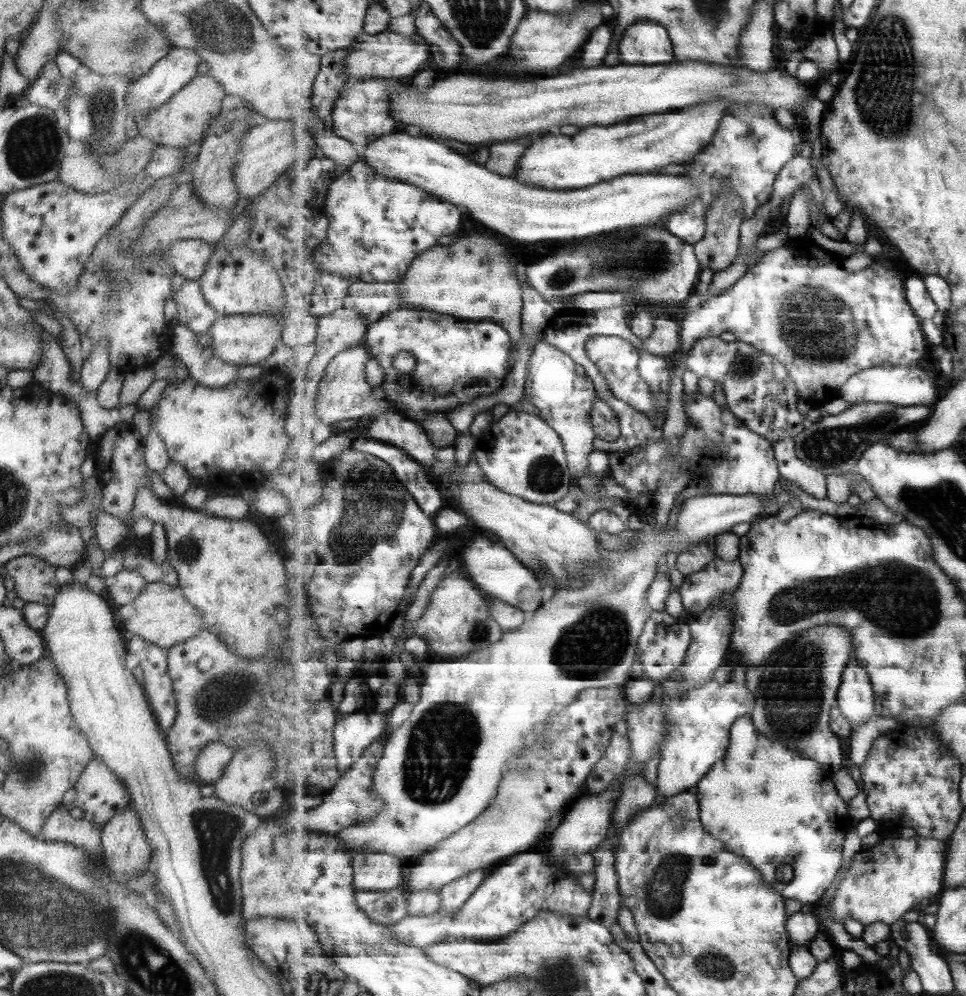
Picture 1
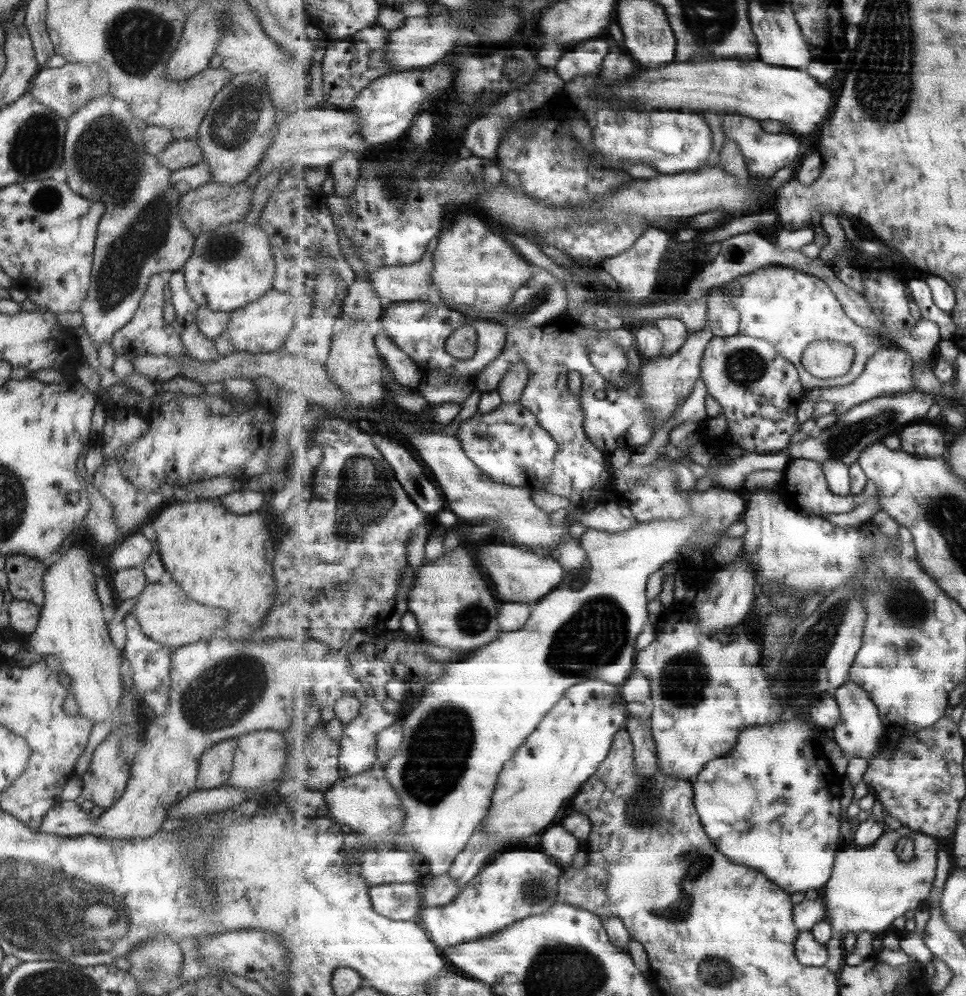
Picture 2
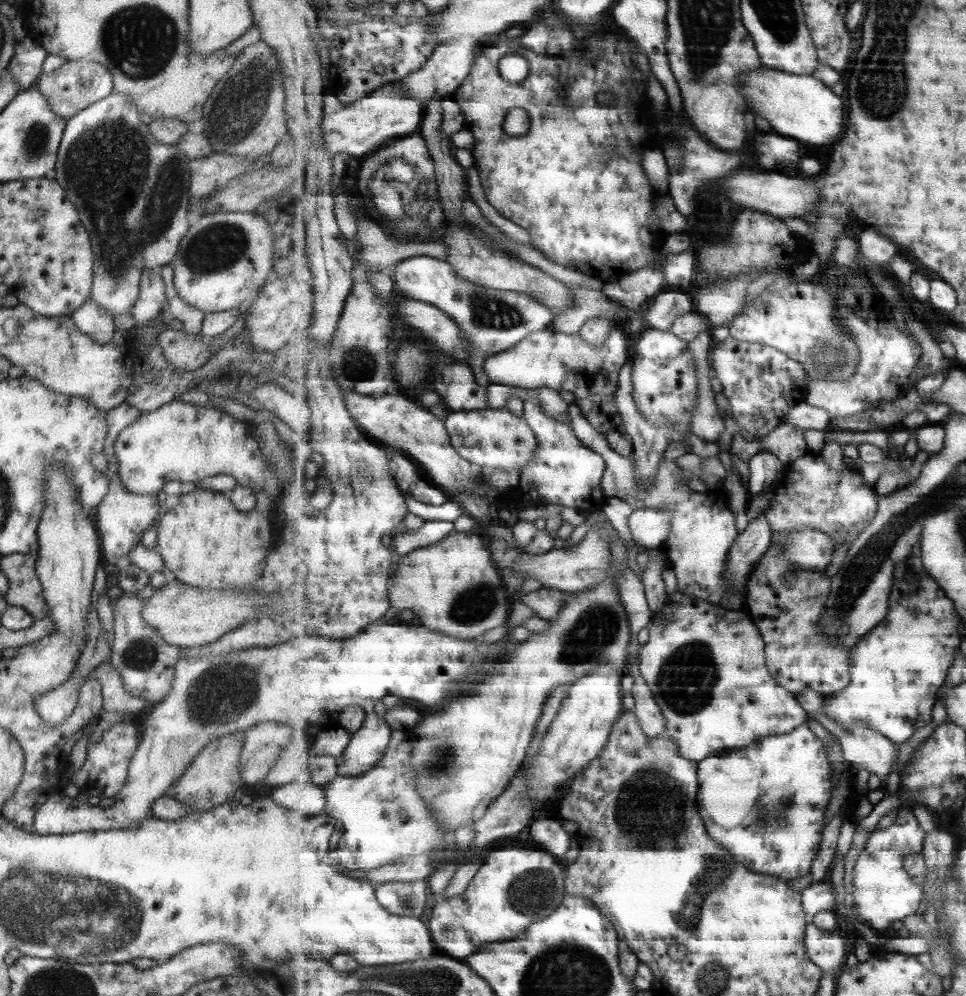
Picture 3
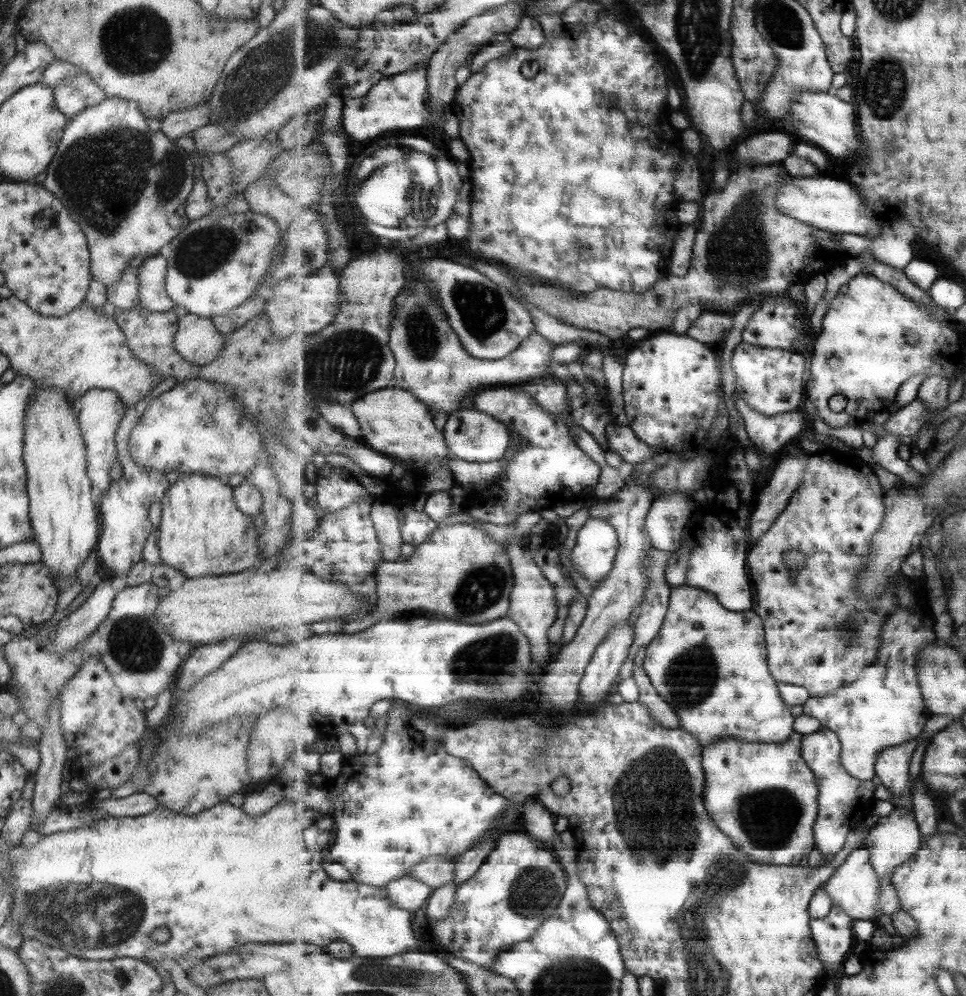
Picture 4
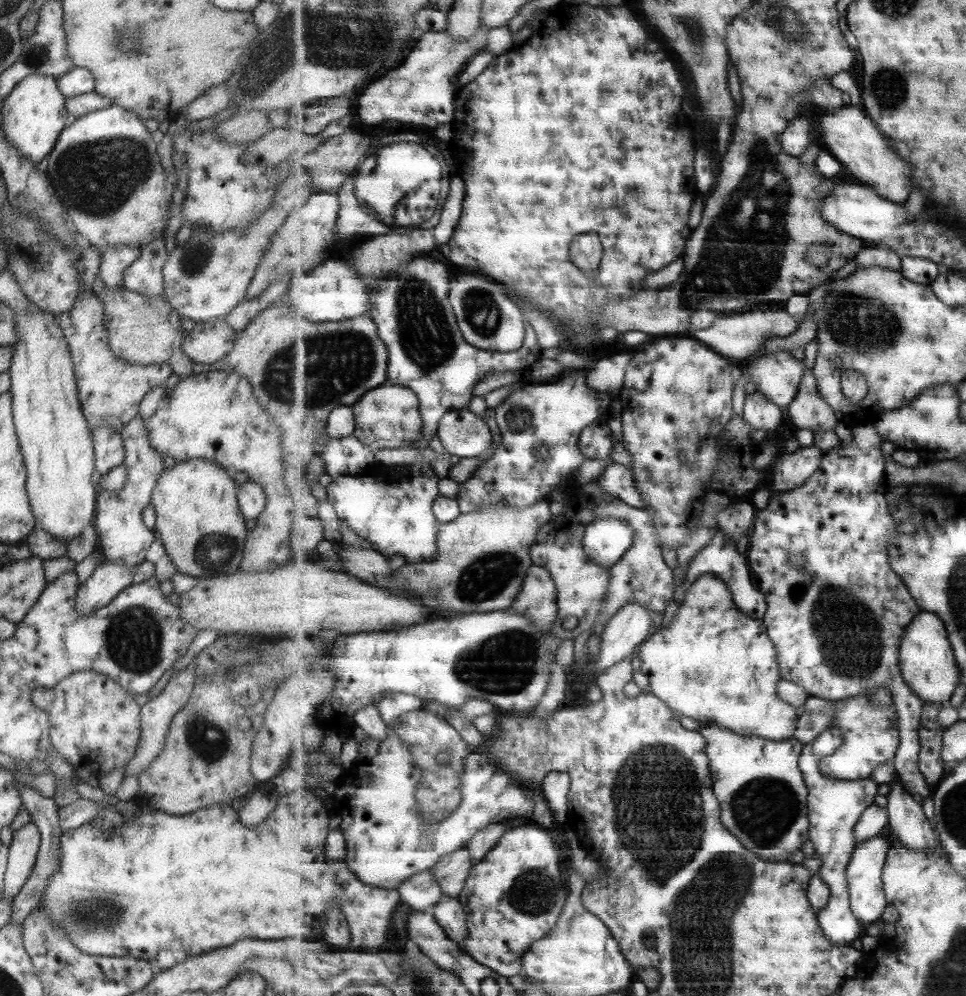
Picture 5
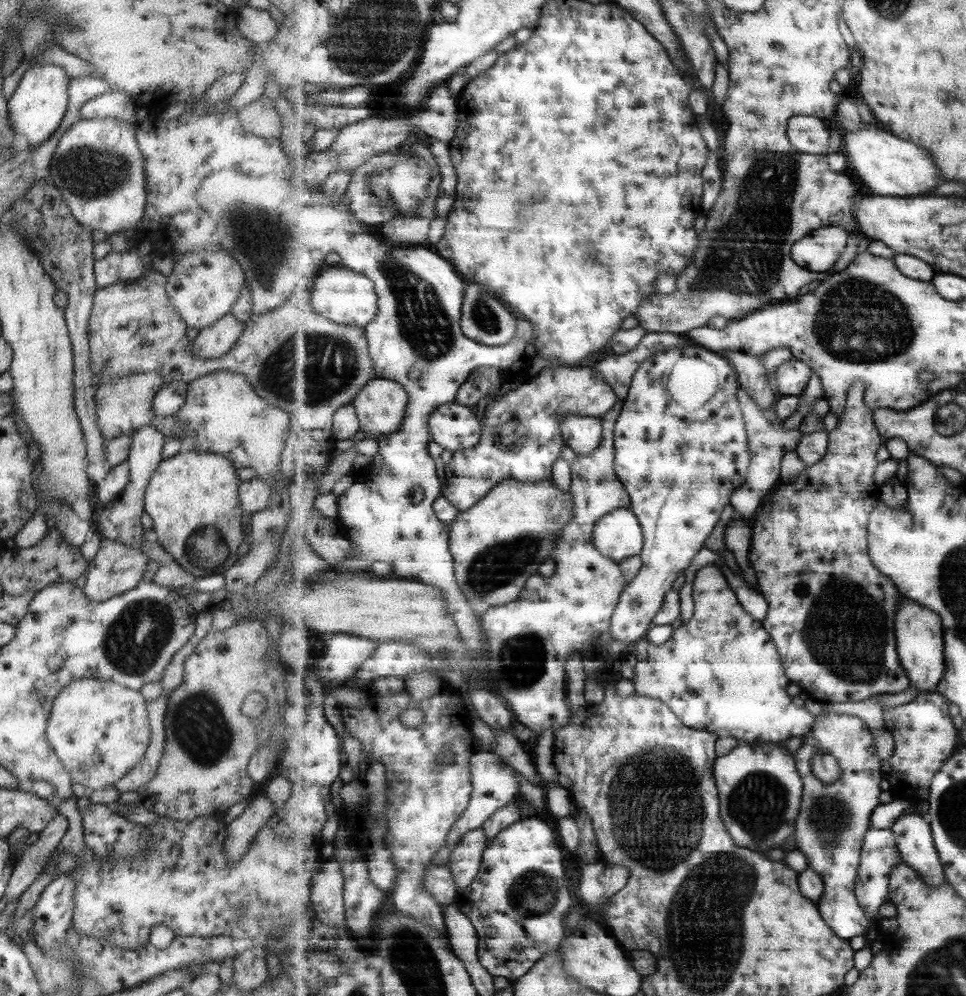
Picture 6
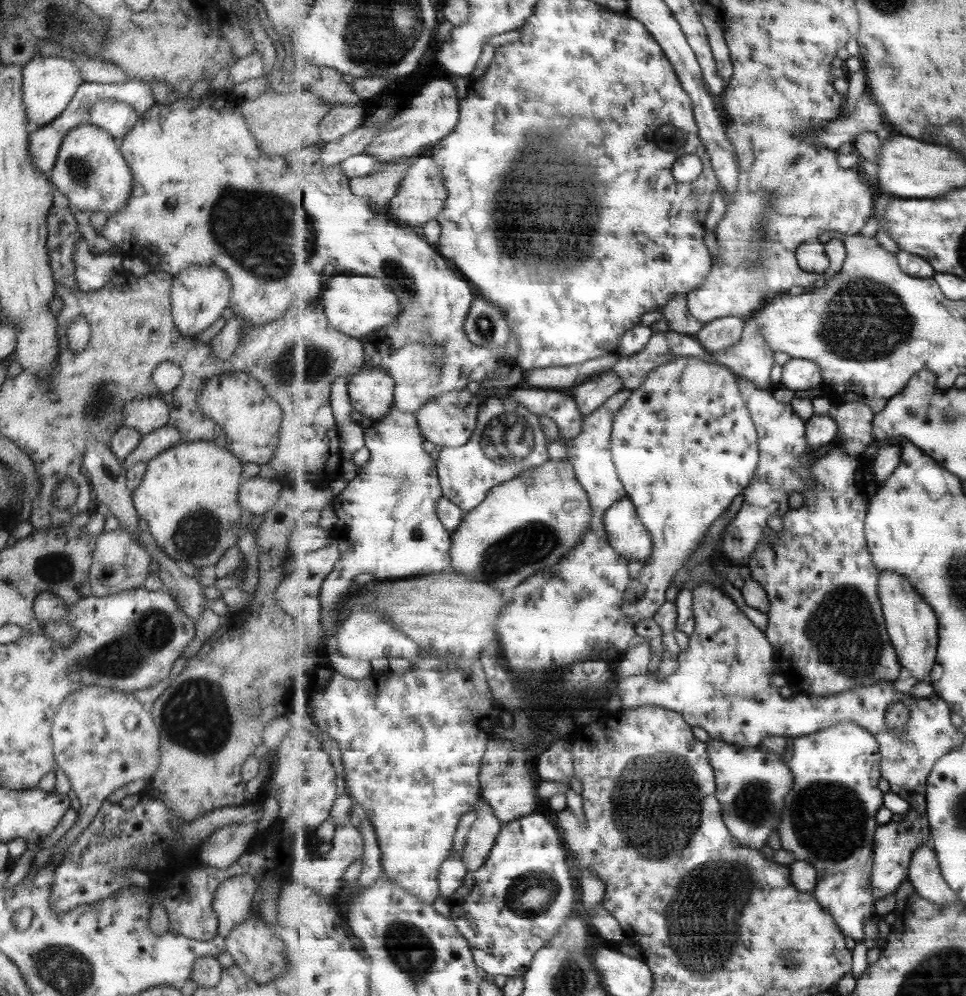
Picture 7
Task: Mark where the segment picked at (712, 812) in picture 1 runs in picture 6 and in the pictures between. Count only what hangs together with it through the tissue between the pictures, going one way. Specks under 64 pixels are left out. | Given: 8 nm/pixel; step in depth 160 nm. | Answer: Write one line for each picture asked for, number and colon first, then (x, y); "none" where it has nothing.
2: (777, 779)
3: (766, 802)
4: (744, 779)
5: (759, 782)
6: (760, 787)

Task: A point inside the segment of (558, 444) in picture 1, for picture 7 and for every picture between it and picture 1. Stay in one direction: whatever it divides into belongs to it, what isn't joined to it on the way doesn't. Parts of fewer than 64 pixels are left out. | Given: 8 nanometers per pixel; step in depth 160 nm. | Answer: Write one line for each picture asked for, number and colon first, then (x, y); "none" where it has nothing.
2: (508, 444)
3: (491, 439)
4: (473, 436)
5: (462, 433)
6: (454, 427)
7: (449, 420)

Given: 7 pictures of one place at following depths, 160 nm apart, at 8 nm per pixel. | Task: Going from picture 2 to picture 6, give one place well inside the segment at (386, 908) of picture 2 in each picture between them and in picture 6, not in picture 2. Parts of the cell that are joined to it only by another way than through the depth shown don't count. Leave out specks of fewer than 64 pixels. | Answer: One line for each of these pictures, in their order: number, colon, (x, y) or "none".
3: (401, 898)
4: (409, 892)
5: (421, 892)
6: (440, 881)

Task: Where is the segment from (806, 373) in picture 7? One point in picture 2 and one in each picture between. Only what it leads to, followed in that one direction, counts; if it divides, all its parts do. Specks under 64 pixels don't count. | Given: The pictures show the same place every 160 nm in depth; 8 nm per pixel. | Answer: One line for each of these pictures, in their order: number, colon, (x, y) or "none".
2: (760, 391)
3: (763, 385)
4: (771, 380)
5: (778, 377)
6: (792, 377)

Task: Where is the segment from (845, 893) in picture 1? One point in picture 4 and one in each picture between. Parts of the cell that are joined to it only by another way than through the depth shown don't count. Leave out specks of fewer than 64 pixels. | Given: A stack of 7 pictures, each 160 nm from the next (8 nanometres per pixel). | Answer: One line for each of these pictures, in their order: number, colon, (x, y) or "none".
2: (871, 886)
3: (884, 892)
4: (895, 838)

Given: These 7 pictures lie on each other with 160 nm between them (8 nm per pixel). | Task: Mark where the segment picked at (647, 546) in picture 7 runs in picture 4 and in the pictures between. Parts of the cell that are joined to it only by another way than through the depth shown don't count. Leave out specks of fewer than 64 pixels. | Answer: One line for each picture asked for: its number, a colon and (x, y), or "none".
4: (598, 544)
5: (608, 540)
6: (619, 535)

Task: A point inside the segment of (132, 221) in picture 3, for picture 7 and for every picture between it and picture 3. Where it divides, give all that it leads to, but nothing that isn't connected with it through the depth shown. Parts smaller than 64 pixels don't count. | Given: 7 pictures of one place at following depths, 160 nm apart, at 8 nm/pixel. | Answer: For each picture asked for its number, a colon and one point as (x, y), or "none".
4: (126, 187)
5: (104, 169)
6: (96, 166)
7: (89, 170)

